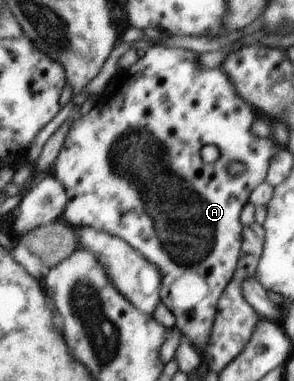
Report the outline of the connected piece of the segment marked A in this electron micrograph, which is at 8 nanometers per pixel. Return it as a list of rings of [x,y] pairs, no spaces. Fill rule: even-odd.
[[[161,43],[154,44],[147,48],[145,55],[139,57],[133,65],[125,70],[118,68],[111,77],[111,82],[107,83],[107,87],[97,96],[97,101],[93,107],[86,109],[86,112],[70,123],[67,135],[63,139],[63,145],[61,145],[53,164],[55,179],[63,185],[65,193],[67,193],[67,203],[59,219],[71,227],[75,225],[77,227],[91,227],[95,231],[104,231],[113,237],[119,237],[128,242],[133,249],[139,251],[149,263],[153,263],[160,270],[161,275],[161,305],[166,306],[173,313],[173,317],[175,317],[174,327],[179,329],[182,337],[187,337],[193,343],[193,347],[199,353],[203,353],[208,345],[209,333],[212,332],[212,325],[215,323],[216,309],[221,293],[224,292],[229,281],[232,280],[233,273],[236,272],[241,249],[239,215],[243,209],[243,203],[247,201],[251,189],[265,179],[265,165],[275,151],[271,139],[259,139],[259,137],[253,137],[249,133],[249,123],[253,121],[253,111],[249,105],[243,103],[243,99],[239,99],[233,93],[234,88],[231,83],[229,75],[220,66],[206,70],[199,69],[197,53],[194,51],[178,47],[165,47]],[[204,145],[214,145],[219,150],[219,157],[213,163],[201,161],[199,151]],[[235,159],[243,165],[243,171],[237,177],[235,175],[231,177],[227,173],[227,163],[235,161]]]

